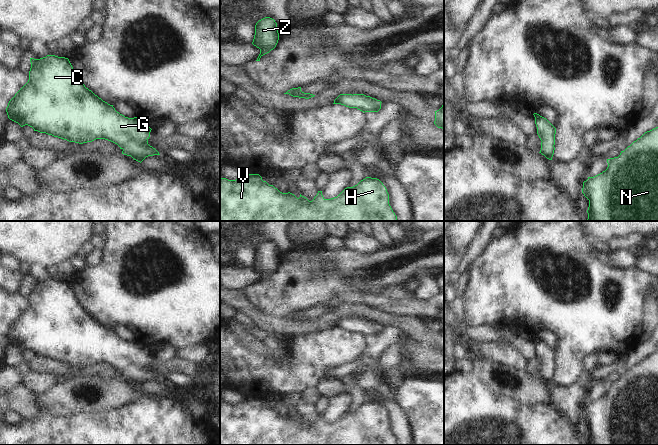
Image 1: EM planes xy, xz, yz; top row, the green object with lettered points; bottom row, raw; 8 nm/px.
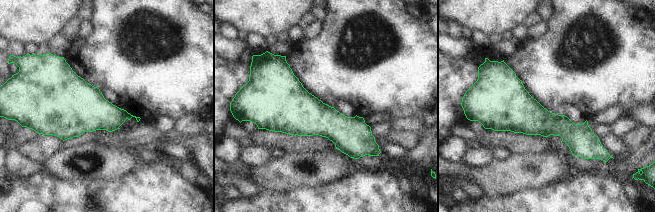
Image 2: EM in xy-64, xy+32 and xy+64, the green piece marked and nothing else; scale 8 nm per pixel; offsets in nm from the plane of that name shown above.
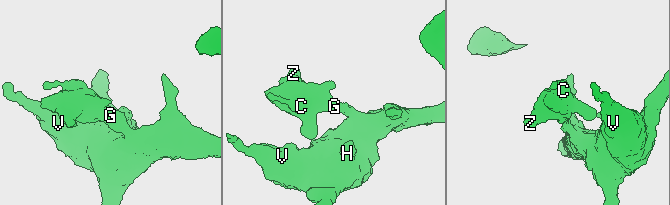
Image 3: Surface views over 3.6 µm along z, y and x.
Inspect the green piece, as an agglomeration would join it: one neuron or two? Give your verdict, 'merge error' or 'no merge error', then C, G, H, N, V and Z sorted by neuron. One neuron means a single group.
no merge error; groups C G H N V Z

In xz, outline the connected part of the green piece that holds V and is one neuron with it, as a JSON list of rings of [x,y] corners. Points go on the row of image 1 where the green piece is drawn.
[[[245,174],[242,178],[236,180],[228,180],[226,178],[220,179],[220,221],[397,221],[397,216],[393,212],[389,204],[389,194],[383,183],[377,178],[366,177],[353,187],[345,188],[337,197],[325,199],[322,191],[318,191],[317,195],[312,201],[300,194],[297,198],[294,194],[282,193],[273,185],[269,185],[266,181],[262,180],[259,174]]]

